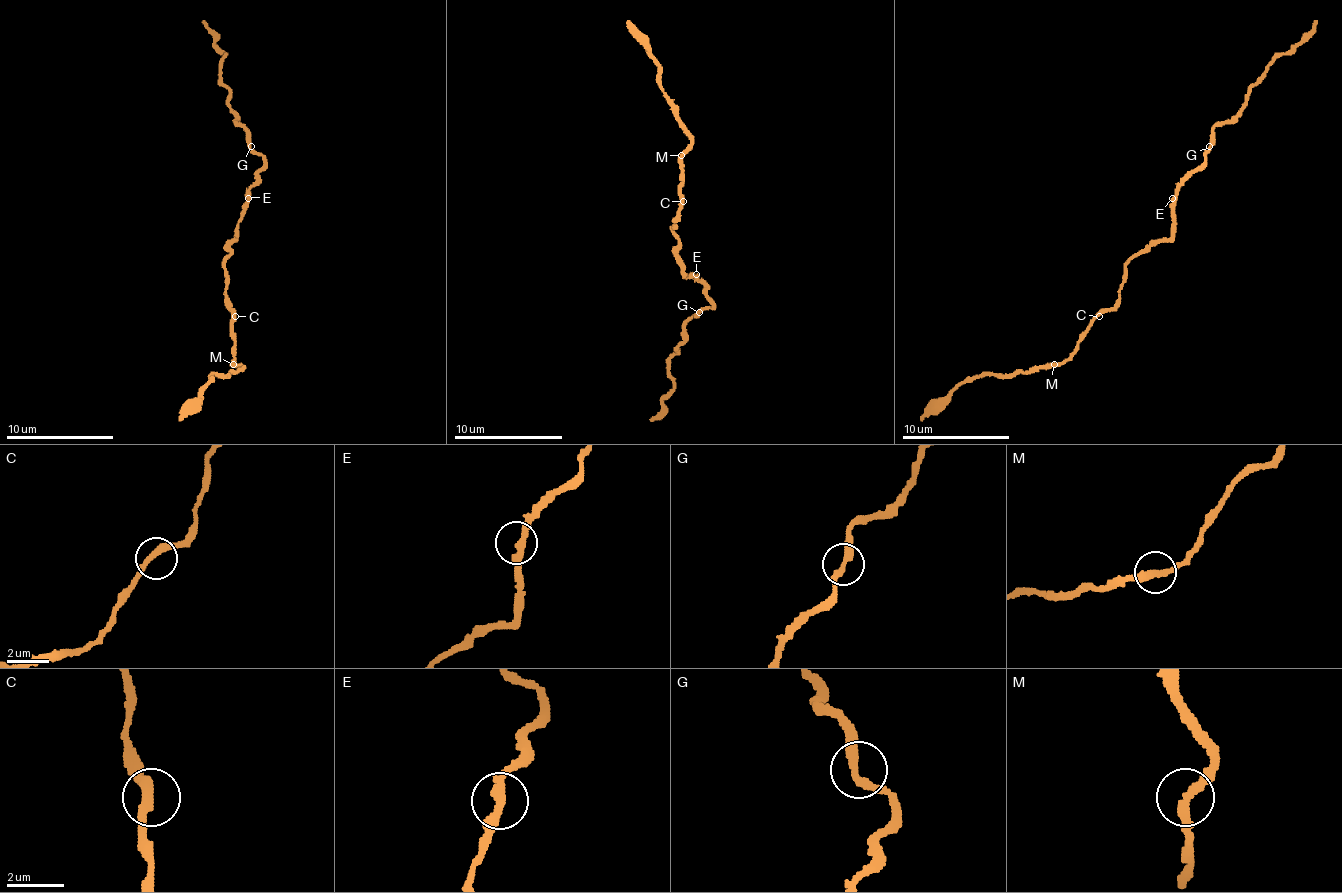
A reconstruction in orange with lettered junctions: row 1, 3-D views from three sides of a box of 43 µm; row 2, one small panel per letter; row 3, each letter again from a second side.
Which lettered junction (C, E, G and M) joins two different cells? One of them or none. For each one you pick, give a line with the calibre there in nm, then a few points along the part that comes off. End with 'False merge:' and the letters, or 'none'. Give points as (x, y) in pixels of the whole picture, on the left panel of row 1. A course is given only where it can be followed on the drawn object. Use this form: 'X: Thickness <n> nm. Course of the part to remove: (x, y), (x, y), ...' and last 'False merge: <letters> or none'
False merge: none

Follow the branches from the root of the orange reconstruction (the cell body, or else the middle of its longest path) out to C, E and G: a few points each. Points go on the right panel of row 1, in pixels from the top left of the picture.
C: (1145, 251), (1139, 251), (1126, 265), (1121, 300), (1099, 316)
E: (1145, 251), (1172, 235), (1172, 198)
G: (1145, 251), (1172, 235), (1174, 190), (1204, 160), (1204, 152), (1209, 146)

